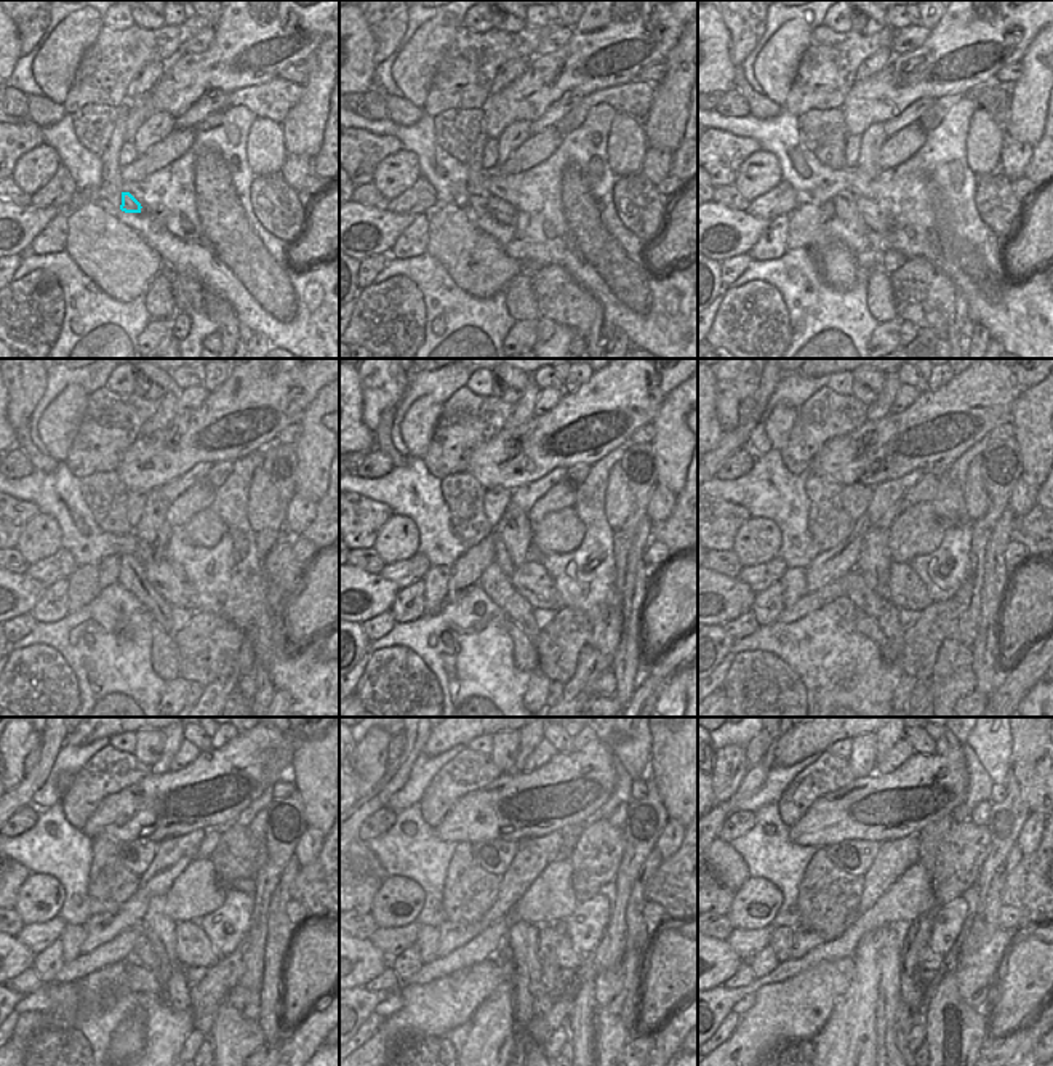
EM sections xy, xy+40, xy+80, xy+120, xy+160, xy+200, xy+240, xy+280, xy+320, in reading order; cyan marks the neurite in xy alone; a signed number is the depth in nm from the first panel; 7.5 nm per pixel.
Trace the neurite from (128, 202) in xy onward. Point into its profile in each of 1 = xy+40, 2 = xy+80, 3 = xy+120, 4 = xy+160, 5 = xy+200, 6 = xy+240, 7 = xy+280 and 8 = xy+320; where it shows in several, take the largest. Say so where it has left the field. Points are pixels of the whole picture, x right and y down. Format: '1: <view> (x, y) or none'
1: xy+40 (503, 212)
2: xy+80 (874, 218)
3: xy+120 (168, 578)
4: xy+160 (532, 581)
5: xy+200 (906, 589)
6: xy+240 (194, 948)
7: xy+280 (549, 937)
8: xy+320 (928, 959)

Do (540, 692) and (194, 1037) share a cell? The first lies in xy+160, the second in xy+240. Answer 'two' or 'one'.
one

